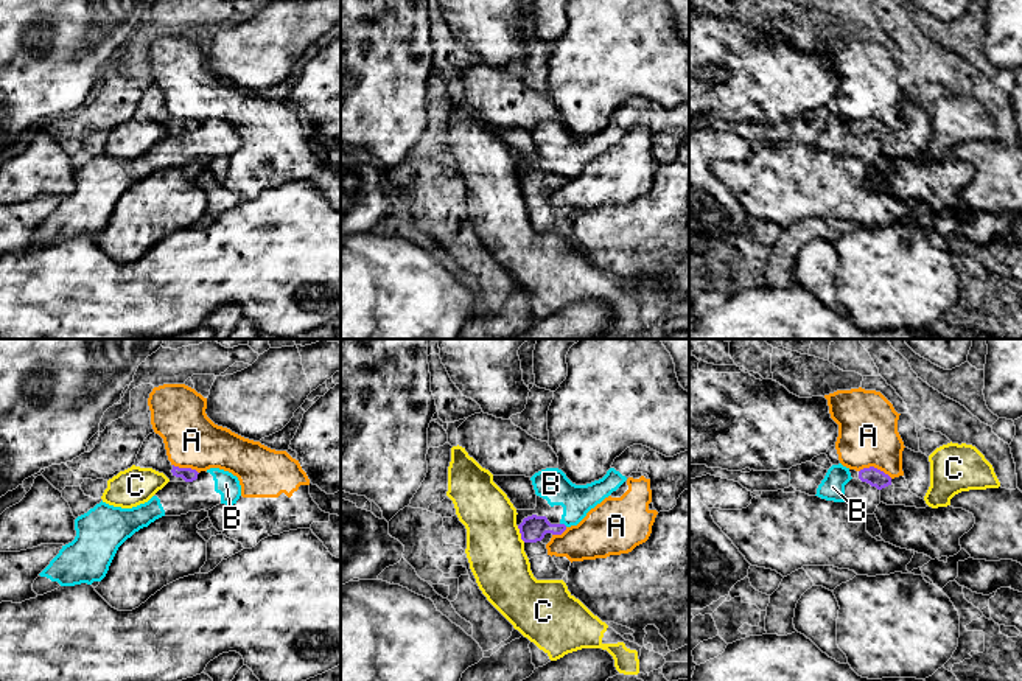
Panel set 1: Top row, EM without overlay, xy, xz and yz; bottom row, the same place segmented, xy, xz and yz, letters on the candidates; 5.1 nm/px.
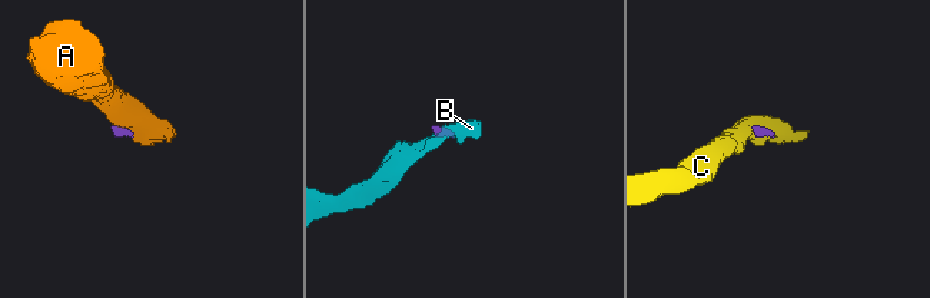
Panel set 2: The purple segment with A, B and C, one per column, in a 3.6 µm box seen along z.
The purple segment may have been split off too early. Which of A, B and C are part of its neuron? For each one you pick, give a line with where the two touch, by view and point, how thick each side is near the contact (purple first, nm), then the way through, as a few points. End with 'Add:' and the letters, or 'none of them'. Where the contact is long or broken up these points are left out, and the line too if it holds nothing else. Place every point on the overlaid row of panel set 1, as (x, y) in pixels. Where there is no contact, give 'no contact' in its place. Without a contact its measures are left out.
Add: none of them

